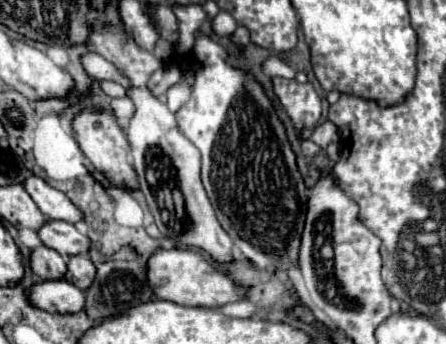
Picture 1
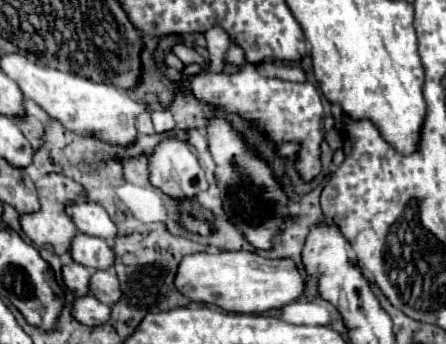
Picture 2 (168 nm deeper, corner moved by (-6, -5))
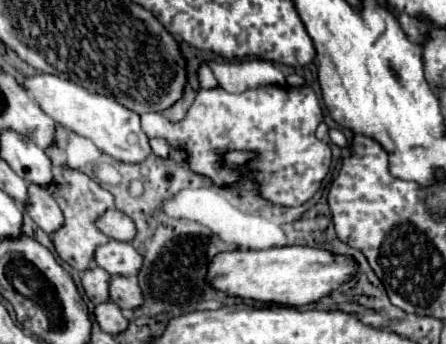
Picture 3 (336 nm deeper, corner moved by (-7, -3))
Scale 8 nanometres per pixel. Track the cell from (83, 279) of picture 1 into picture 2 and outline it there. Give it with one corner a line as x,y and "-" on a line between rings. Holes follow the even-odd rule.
113,268
95,270
91,274
89,294
109,306
111,306
111,302
117,302
119,300
119,280
115,278
115,270

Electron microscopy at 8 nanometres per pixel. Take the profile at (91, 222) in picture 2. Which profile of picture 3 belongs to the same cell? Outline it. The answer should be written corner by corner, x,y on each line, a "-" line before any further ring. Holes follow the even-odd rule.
108,210
104,216
100,216
100,220
96,224
106,236
110,236
114,240
132,242
136,236
136,226
134,226
132,218
120,210

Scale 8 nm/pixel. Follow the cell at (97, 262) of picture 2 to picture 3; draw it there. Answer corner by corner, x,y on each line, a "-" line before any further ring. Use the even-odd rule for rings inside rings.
110,240
96,250
96,264
108,270
112,276
136,276
142,262
144,256
138,254
130,242

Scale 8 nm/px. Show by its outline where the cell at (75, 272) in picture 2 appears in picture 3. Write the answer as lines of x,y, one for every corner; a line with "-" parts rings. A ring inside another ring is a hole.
92,264
92,268
82,274
82,286
86,290
86,296
94,304
102,304
110,300
110,294
108,294
110,282
112,282
112,276
98,264

